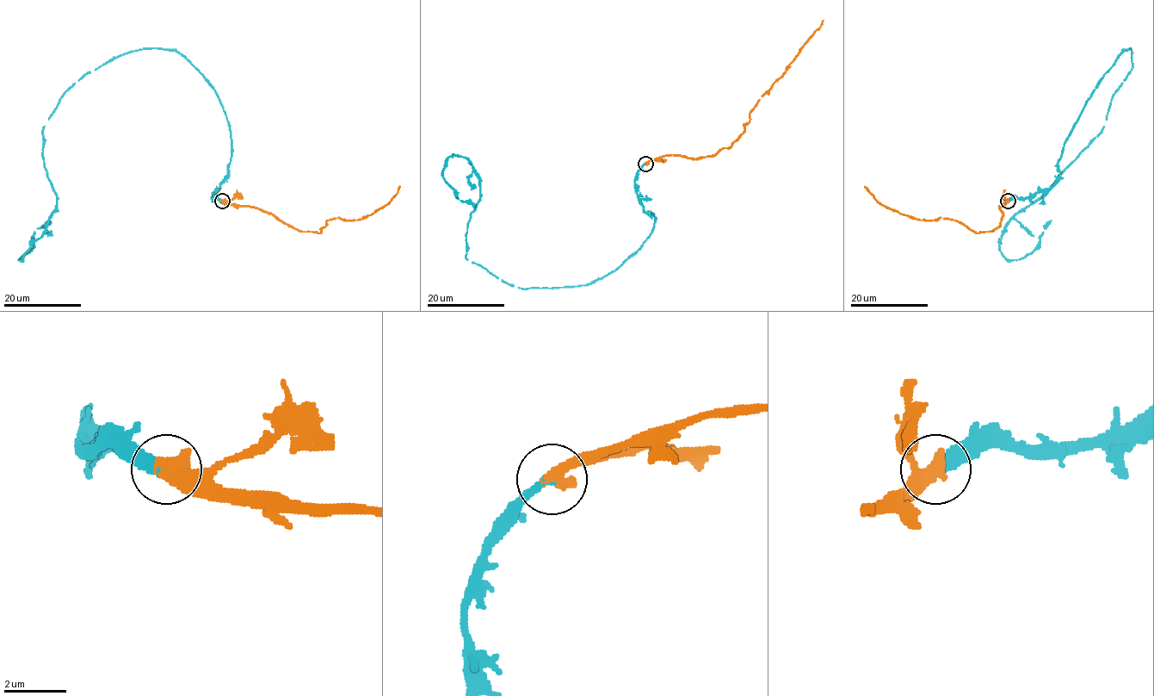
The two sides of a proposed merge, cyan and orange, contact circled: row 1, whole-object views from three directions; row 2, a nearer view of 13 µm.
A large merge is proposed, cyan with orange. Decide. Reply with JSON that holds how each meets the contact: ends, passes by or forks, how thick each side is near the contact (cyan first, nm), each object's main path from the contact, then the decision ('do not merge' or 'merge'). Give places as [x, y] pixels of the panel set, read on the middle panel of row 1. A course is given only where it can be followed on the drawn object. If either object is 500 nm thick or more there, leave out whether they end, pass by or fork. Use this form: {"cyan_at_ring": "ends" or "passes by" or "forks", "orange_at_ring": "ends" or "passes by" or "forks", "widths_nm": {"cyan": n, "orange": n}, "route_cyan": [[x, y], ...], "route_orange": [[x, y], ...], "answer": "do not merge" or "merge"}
{"widths_nm": {"cyan": 280, "orange": 550}, "route_cyan": [[645, 164], [652, 231], [585, 285], [522, 288], [467, 259], [478, 175], [453, 155], [444, 179], [472, 207]], "route_orange": [[645, 164], [665, 156], [712, 157], [729, 148], [742, 133], [752, 109], [823, 21]], "answer": "merge"}

